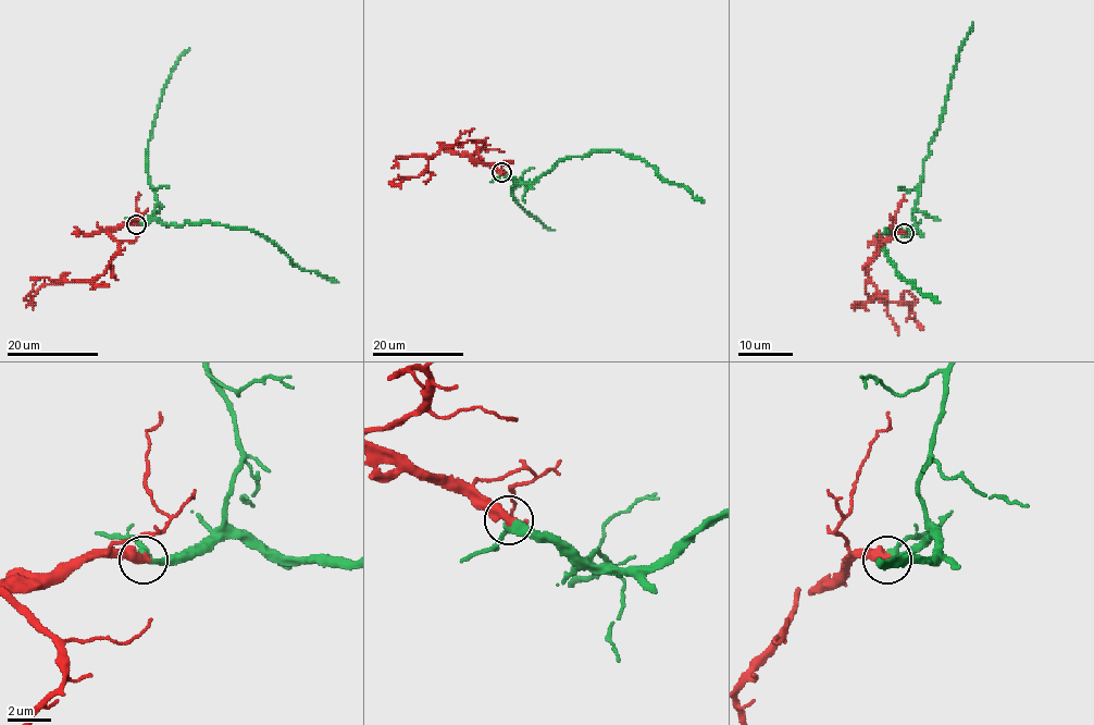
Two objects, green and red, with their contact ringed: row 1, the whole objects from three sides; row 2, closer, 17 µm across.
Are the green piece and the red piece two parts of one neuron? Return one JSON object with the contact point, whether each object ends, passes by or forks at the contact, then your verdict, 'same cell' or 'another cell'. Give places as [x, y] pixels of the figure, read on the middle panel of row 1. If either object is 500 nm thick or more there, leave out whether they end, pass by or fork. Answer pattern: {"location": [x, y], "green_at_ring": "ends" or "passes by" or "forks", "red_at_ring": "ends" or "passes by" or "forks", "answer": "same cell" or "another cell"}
{"location": [501, 172], "answer": "same cell"}

